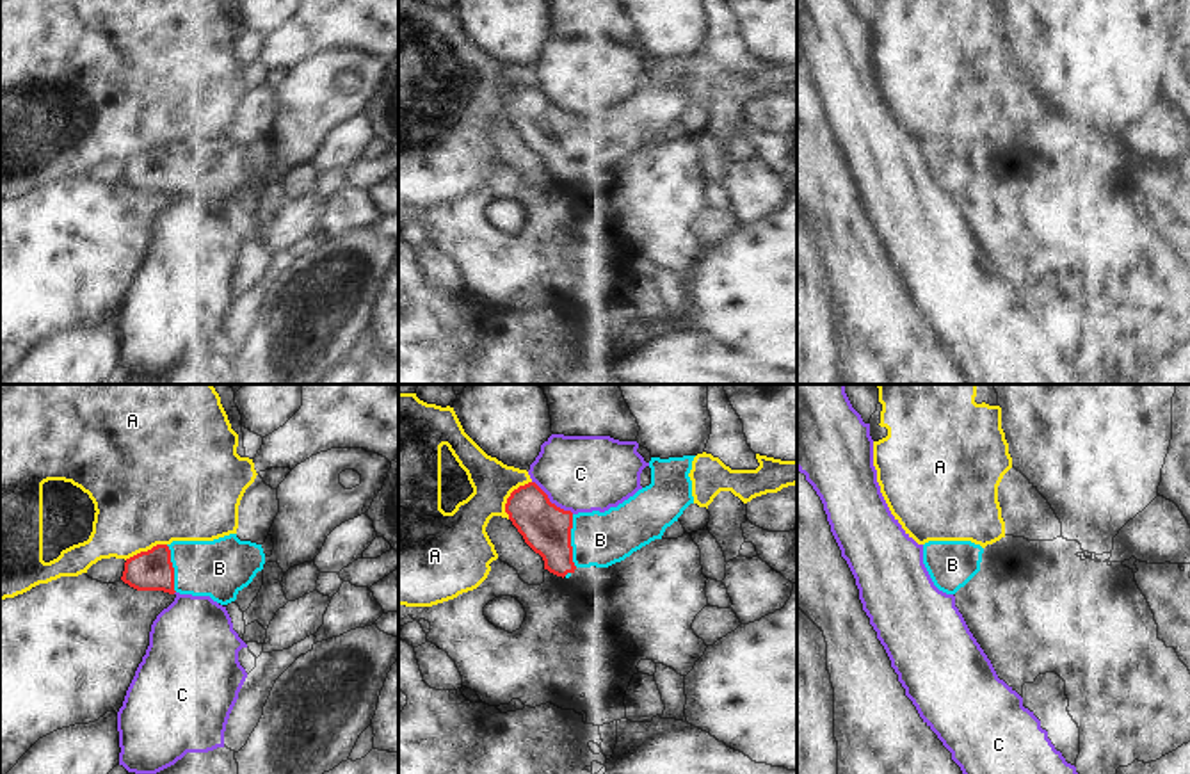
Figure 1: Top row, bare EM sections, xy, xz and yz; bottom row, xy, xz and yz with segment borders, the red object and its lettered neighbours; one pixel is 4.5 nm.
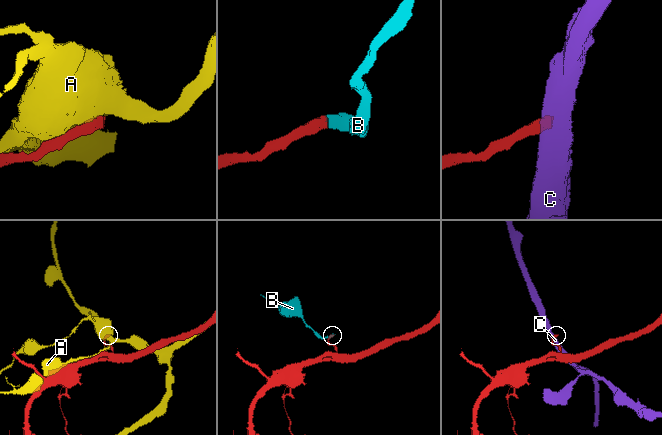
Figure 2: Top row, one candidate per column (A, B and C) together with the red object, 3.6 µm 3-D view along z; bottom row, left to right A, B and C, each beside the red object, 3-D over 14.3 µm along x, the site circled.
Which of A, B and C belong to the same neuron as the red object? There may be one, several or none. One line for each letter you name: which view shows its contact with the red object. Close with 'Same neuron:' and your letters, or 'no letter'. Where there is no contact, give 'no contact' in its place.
B: contact in xz
Same neuron: B

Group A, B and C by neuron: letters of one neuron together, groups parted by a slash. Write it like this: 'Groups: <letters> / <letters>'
Groups: A / B / C.

